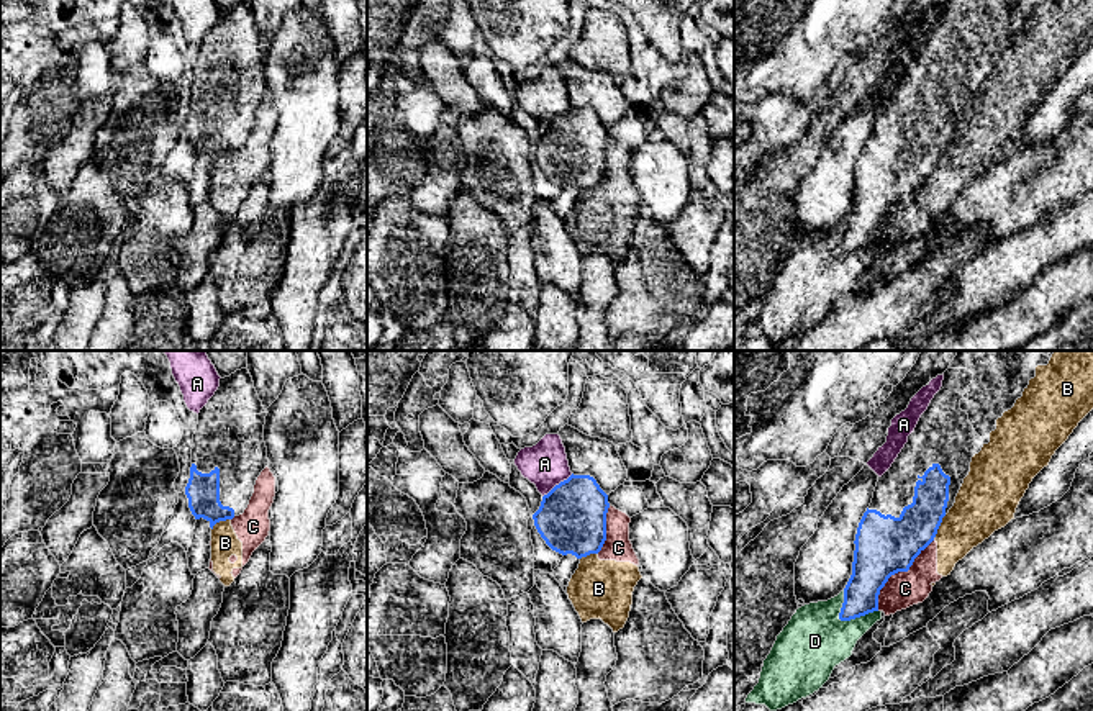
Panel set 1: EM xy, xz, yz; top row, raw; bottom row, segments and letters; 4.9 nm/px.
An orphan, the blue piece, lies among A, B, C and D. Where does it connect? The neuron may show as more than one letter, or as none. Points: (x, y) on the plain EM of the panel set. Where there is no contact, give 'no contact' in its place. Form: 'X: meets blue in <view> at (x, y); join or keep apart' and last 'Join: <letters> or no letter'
A: meets blue in xz at (559, 117); keep apart
B: meets blue in yz at (939, 158); keep apart
C: meets blue in yz at (897, 205); keep apart
D: meets blue in yz at (857, 249); keep apart
Join: no letter

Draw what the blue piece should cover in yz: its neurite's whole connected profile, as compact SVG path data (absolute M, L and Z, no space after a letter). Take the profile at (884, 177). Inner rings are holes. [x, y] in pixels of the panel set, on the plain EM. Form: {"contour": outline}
{"contour": "M949 0L944 5L941 23L891 100L878 110L872 136L859 156L841 254L878 244L880 223L891 208L908 205L914 192L934 174L970 105L972 90L990 75L996 52L1014 39L1034 10L1036 0Z"}

